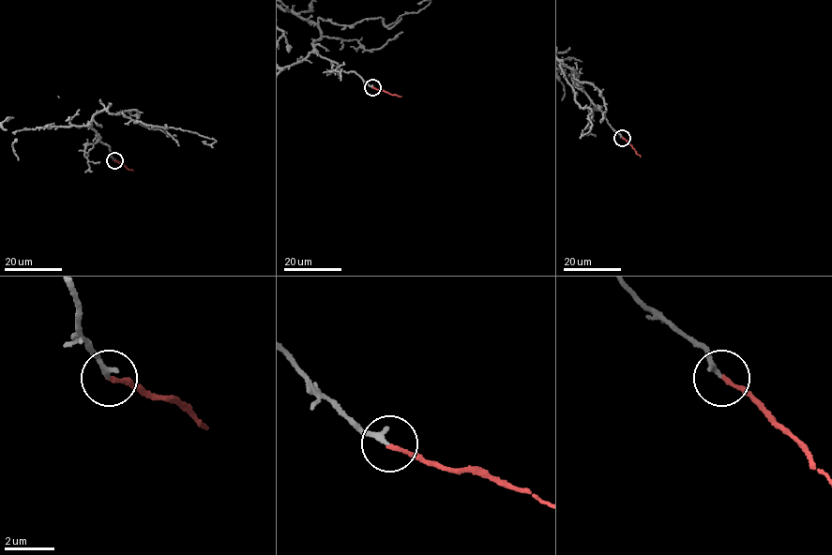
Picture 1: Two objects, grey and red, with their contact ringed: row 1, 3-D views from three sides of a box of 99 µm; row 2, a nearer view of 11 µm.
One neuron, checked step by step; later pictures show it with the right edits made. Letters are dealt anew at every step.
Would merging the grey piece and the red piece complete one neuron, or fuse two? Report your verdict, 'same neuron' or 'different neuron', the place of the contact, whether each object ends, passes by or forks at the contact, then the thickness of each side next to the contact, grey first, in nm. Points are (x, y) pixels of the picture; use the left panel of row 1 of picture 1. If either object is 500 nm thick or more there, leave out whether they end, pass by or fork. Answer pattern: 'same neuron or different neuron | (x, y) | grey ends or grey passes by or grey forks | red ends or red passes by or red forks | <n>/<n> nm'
same neuron | (114, 160) | grey ends | red ends | 200/150 nm

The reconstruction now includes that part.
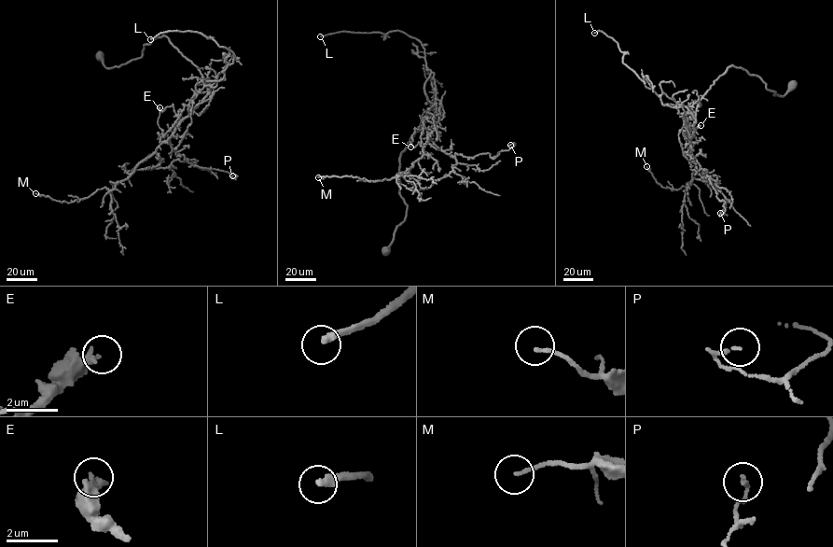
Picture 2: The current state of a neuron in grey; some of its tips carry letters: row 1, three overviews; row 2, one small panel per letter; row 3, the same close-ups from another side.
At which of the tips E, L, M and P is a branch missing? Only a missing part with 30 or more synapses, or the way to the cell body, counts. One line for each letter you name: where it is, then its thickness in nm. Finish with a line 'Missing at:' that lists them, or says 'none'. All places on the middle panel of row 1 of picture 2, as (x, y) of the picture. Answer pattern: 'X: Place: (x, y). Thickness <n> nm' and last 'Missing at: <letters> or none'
L: Place: (320, 36). Thickness 280 nm
Missing at: L

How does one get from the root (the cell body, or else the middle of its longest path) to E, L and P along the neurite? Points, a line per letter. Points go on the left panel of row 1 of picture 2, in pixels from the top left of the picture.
E: (100, 54), (106, 67), (118, 67), (167, 37), (197, 67), (207, 95), (181, 119), (173, 105), (159, 107)
L: (100, 54), (106, 67), (118, 67), (164, 35), (208, 93), (234, 56), (196, 32), (150, 39)
P: (100, 54), (106, 67), (118, 67), (167, 37), (207, 89), (171, 146), (193, 165), (232, 175)

